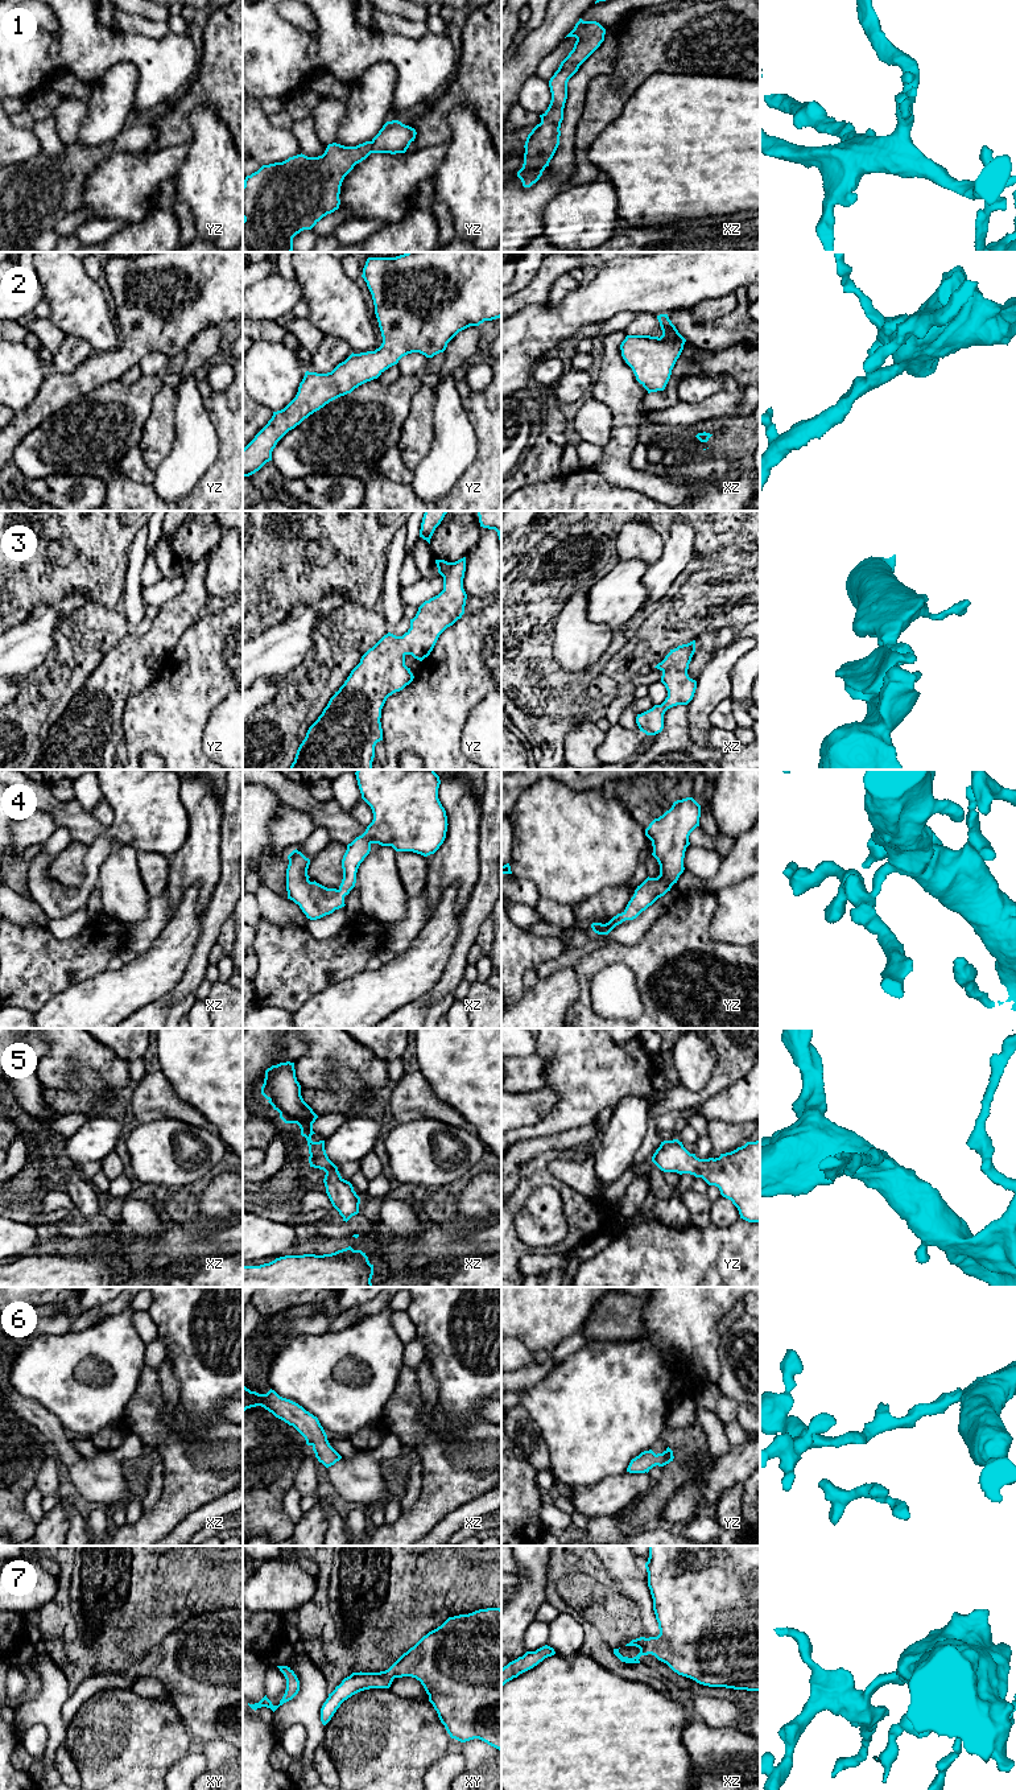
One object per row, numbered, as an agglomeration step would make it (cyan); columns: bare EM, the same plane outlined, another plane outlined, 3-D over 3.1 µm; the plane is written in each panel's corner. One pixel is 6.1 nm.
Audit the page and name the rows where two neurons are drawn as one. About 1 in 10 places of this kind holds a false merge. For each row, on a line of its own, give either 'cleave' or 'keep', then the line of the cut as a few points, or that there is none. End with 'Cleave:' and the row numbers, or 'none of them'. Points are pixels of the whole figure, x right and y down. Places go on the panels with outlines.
1: keep; cut none
2: keep; cut none
3: keep; cut none
4: keep; cut none
5: keep; cut none
6: keep; cut none
7: keep; cut none
Cleave: none of them

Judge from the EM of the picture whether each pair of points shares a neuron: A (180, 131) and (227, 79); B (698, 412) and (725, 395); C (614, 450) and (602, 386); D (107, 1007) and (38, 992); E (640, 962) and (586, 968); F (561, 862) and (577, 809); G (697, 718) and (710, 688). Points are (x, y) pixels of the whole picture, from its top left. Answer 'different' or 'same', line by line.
A: same
B: same
C: same
D: different
E: same
F: same
G: same

